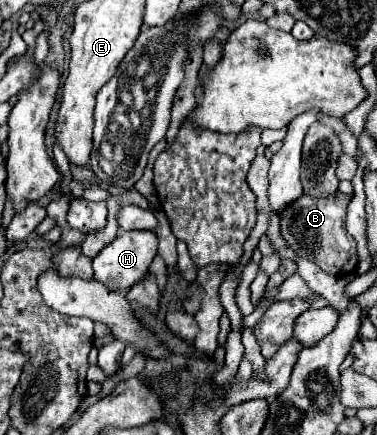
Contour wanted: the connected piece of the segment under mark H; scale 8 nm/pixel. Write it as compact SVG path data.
M152 230L138 232L122 232L114 242L110 242L96 258L94 258L94 280L102 282L108 290L124 292L130 290L142 276L148 274L148 266L154 260L158 250L158 238Z

